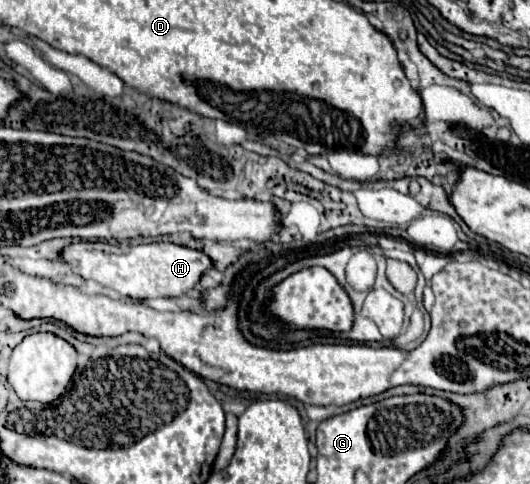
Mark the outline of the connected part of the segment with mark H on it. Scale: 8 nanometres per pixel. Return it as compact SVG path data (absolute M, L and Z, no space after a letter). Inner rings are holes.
M77 242L77 244L69 244L61 256L63 262L71 264L73 272L81 274L85 280L95 280L101 286L107 286L115 292L119 292L121 296L133 296L133 298L161 298L161 296L183 296L187 292L191 292L201 276L213 266L213 260L201 252L201 250L193 250L187 246L179 246L179 244L165 244L165 242L153 242L153 244L137 244L137 248L133 246L113 246L107 242Z

